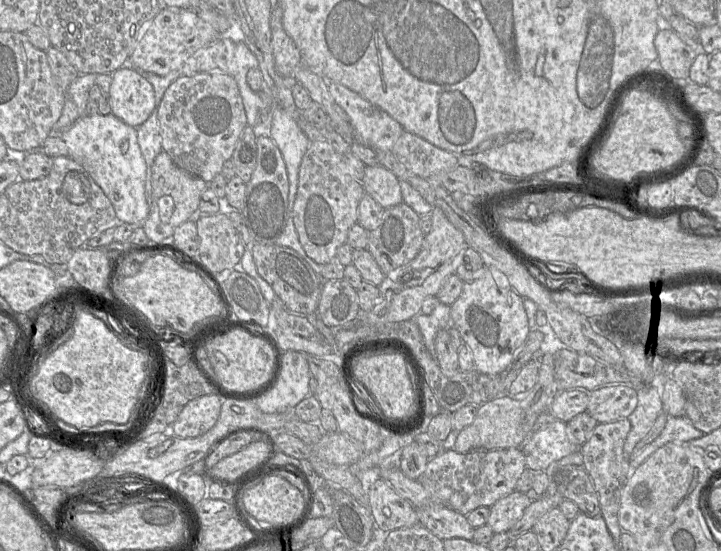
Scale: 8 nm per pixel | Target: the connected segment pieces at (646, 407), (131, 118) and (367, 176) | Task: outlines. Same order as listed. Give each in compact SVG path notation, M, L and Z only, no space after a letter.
M645 385L637 390L638 403L629 415L631 429L624 443L623 451L630 458L635 445L650 431L657 417L663 412L662 400L656 387Z
M121 67L114 71L108 96L111 113L135 128L141 126L155 108L154 88L136 68Z
M366 166L362 184L365 193L383 209L403 202L400 180L384 166Z

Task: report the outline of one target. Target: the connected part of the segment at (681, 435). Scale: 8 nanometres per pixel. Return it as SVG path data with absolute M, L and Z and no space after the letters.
M668 416L666 425L660 435L647 445L635 458L630 458L631 473L657 449L669 442L688 443L703 436L687 416Z

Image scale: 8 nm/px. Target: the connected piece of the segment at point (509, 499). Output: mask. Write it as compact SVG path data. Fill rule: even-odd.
M513 491L490 507L487 525L494 534L508 532L522 518L531 501L526 493Z

